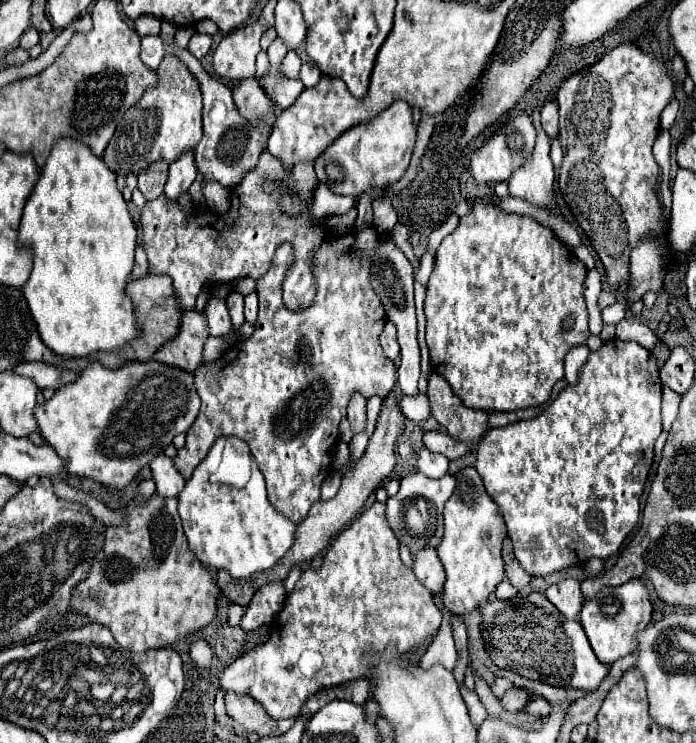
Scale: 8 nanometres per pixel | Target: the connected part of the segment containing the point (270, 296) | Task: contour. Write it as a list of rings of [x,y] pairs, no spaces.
[[[370,225],[358,233],[324,241],[314,255],[318,275],[316,301],[298,313],[288,311],[282,303],[284,273],[288,271],[294,255],[292,245],[280,245],[268,273],[256,283],[260,311],[254,335],[228,349],[222,359],[204,363],[194,371],[194,385],[202,399],[202,407],[194,425],[186,433],[186,445],[178,449],[178,457],[174,459],[174,465],[184,479],[192,477],[192,471],[196,465],[200,465],[200,461],[206,459],[212,443],[218,437],[238,437],[250,445],[250,451],[256,457],[256,463],[266,479],[272,507],[296,523],[306,517],[310,505],[320,499],[322,481],[333,472],[332,459],[339,440],[338,427],[340,421],[347,416],[348,401],[352,395],[358,391],[364,399],[374,395],[384,399],[396,383],[396,365],[384,355],[378,343],[388,317],[380,297],[376,297],[370,285],[372,255],[376,253],[380,237],[380,231]]]

